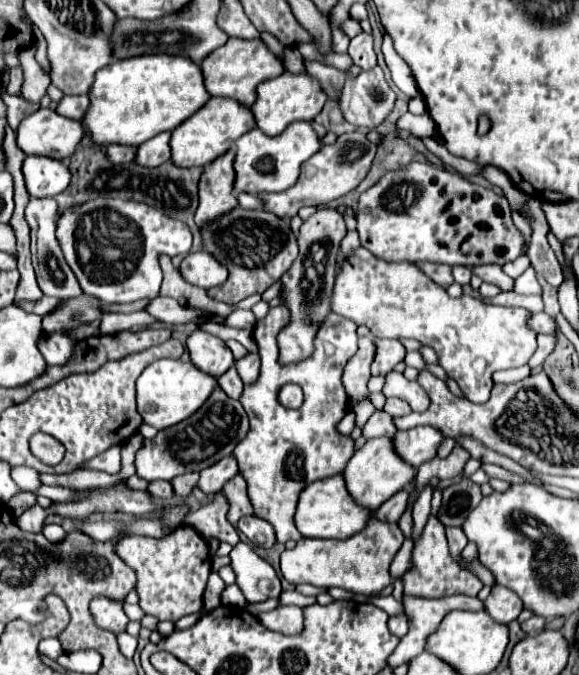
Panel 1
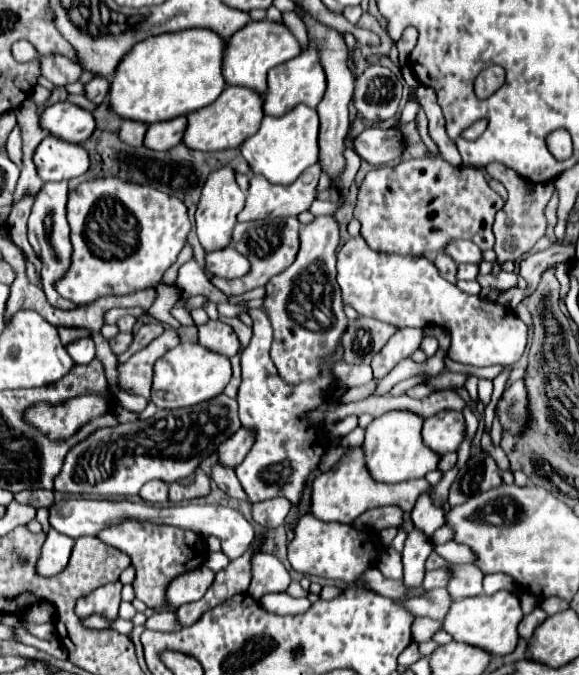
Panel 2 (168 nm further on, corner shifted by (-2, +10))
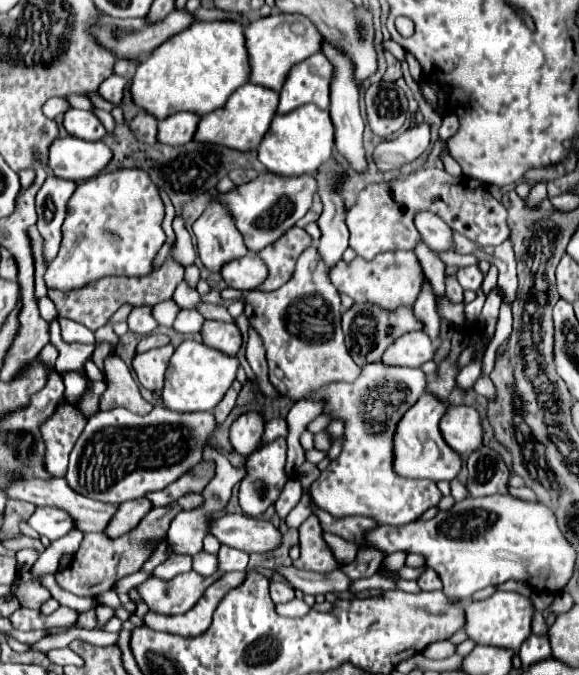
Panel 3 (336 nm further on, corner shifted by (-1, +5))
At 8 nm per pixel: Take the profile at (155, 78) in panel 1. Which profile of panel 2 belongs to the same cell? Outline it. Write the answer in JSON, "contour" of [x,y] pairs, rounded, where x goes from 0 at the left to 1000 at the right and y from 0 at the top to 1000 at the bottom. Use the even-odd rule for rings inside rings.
{"contour":[[[325,43],[242,61],[204,96],[190,126],[190,156],[211,176],[273,182],[325,170],[377,147],[390,120],[383,111],[390,58],[363,43]]]}

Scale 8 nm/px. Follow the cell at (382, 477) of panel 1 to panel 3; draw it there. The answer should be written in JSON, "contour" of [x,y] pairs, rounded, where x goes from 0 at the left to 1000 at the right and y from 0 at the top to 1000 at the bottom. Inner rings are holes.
{"contour":[[[727,584],[727,590],[699,610],[689,622],[679,646],[679,699],[696,708],[737,708],[737,711],[782,711],[796,693],[796,676],[786,673],[765,652],[758,640],[762,613],[772,599],[744,590],[744,584]]]}

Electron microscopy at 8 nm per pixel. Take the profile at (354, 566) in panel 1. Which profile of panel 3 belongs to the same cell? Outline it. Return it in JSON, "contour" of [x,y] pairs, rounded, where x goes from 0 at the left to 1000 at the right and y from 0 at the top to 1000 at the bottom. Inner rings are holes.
{"contour":[[[537,761],[516,782],[516,809],[520,824],[506,833],[516,844],[537,844],[551,850],[565,850],[579,843],[587,843],[587,836],[575,822],[568,806],[558,800],[558,785],[551,767]]]}

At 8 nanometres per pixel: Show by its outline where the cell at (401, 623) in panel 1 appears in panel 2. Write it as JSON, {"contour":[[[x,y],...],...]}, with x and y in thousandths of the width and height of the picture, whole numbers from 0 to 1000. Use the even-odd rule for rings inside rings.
{"contour":[[[722,914],[712,926],[712,941],[718,953],[732,953],[739,947],[750,944],[750,938],[756,938],[763,932],[763,920],[750,920],[750,917],[736,917],[736,914]]]}

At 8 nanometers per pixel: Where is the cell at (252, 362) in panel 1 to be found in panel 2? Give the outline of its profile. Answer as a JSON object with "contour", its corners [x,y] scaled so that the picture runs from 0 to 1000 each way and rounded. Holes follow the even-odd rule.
{"contour":[[[380,470],[387,479],[394,479],[404,490],[408,490],[408,496],[415,499],[415,508],[425,514],[428,508],[432,508],[432,499],[435,499],[435,487],[432,484],[425,484],[411,470]]]}

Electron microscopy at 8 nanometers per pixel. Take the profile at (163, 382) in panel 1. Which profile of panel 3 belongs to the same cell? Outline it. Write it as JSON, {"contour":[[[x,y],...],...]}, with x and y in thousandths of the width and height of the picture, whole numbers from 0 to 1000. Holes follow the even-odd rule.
{"contour":[[[320,504],[292,536],[292,551],[285,557],[282,596],[292,607],[302,610],[340,610],[340,607],[368,607],[396,578],[406,563],[413,533],[406,527],[389,527],[378,519],[368,519],[347,507]]]}

